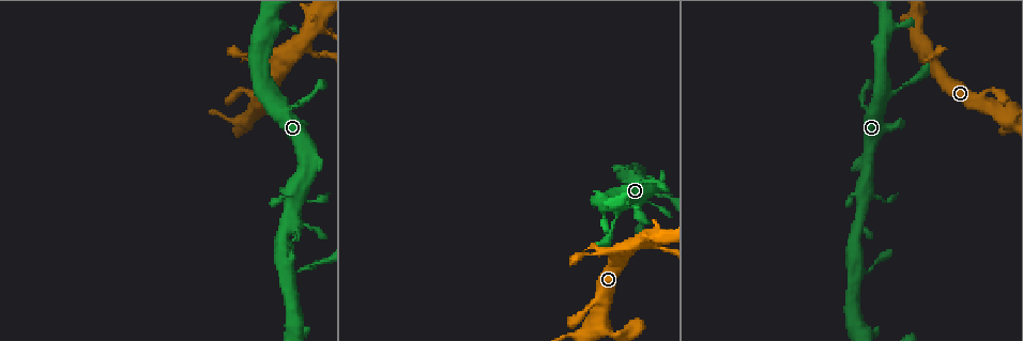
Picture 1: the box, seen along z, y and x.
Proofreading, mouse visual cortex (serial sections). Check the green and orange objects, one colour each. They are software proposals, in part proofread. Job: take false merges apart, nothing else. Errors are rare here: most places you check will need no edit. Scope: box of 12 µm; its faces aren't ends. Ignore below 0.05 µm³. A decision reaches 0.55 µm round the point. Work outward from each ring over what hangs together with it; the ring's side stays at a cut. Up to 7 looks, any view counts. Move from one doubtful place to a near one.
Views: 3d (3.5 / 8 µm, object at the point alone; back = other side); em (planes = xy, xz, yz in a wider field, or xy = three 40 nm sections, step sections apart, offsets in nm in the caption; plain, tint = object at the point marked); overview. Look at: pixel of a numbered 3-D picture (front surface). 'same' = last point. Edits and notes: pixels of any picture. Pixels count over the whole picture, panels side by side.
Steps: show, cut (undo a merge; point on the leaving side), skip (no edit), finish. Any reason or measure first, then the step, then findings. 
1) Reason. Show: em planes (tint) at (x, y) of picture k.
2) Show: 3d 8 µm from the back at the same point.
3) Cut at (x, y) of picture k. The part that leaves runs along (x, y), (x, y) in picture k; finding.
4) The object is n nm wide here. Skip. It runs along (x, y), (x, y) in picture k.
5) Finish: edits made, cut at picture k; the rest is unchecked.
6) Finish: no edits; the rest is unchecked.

Sudden change in width. Show: 3d 3.5 µm at (600, 251) of picture 1.

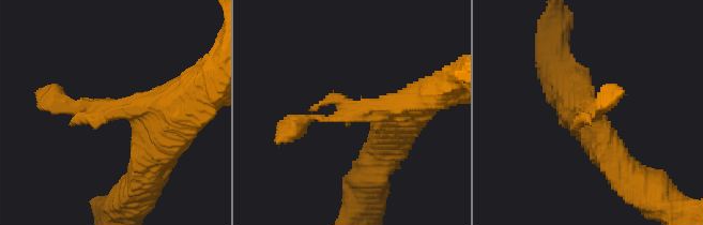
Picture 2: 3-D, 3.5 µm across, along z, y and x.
Need the tissue. Show: em planes (tint) at (113, 107) of picture 2.

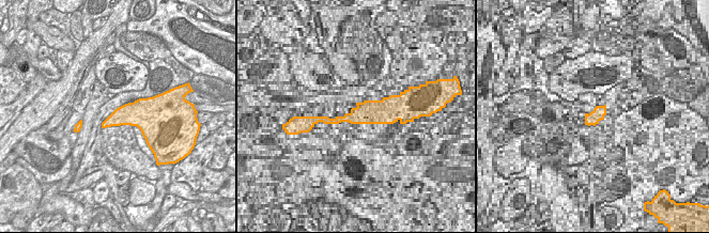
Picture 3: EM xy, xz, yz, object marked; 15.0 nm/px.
Skip. Continuous, no second cell.

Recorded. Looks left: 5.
Thick turns thin. Show: 3d 3.5 µm at (603, 324) of picture 1.

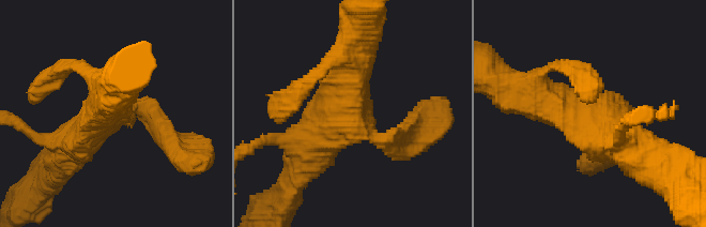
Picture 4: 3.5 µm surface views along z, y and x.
3 arms meet here; the arms are 250, 500, 600 nm wide. Show: em xy step 3 (tint) at (593, 109) of picture 4.

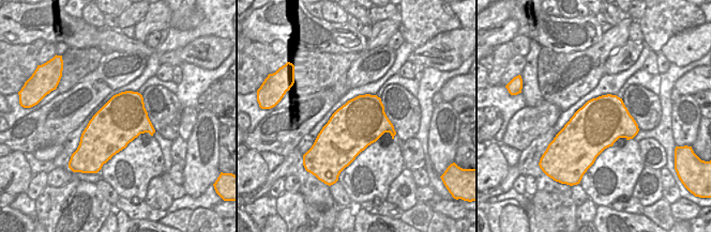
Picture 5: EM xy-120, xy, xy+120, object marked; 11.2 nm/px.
Skip. Continuous, no second cell.

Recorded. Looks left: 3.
Small branch off a trunk. Show: 3d 8 µm at (289, 272) of picture 1.

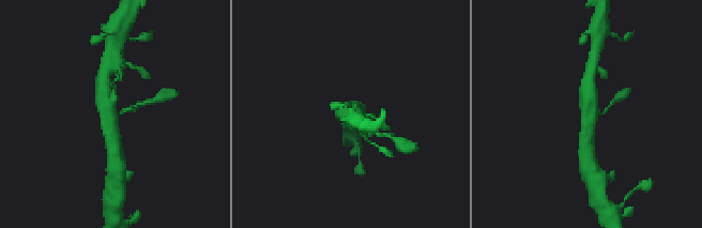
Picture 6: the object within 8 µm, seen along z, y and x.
3 arms meet here; the arms are 150, 500, 500 nm wide. Show: em xy step 5 (tint) at (596, 115) of picture 6.

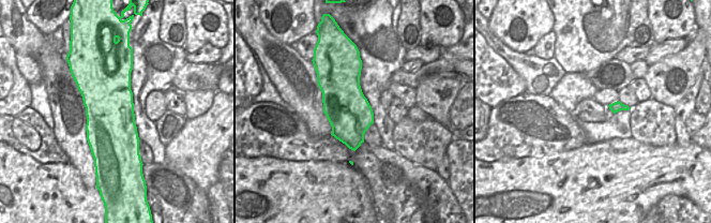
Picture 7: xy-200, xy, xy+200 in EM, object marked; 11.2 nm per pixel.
The object is 500 nm wide here. Skip. It runs along (104, 82), (102, 101), (113, 145) in picture 6; one cell here.

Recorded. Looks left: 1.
Finish: no edits; the rest is unchecked.

